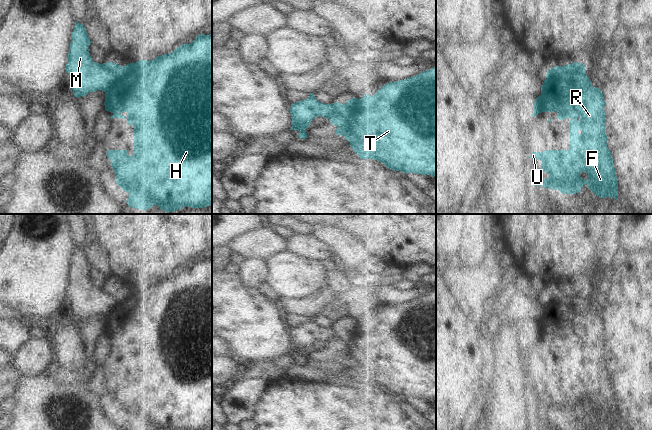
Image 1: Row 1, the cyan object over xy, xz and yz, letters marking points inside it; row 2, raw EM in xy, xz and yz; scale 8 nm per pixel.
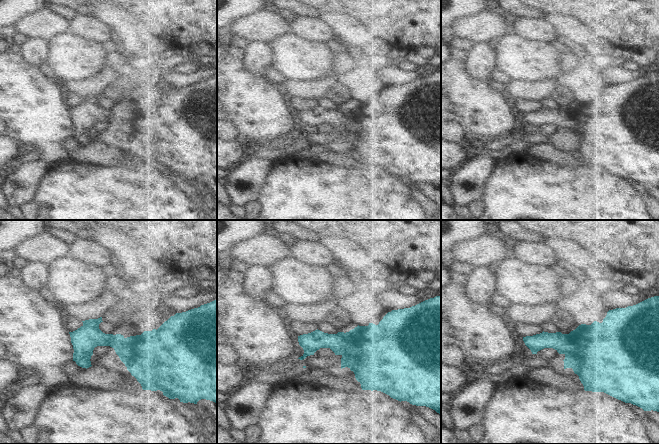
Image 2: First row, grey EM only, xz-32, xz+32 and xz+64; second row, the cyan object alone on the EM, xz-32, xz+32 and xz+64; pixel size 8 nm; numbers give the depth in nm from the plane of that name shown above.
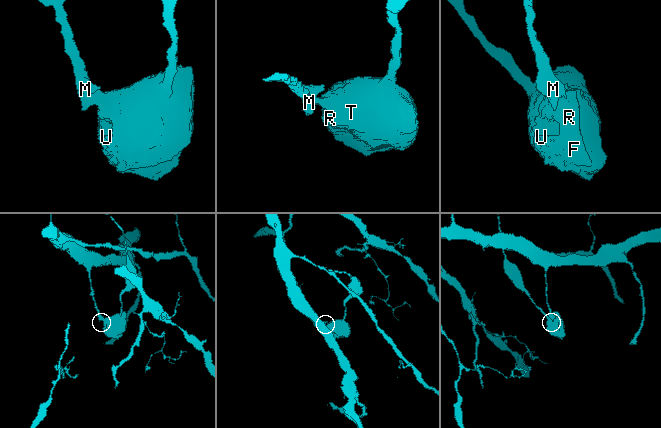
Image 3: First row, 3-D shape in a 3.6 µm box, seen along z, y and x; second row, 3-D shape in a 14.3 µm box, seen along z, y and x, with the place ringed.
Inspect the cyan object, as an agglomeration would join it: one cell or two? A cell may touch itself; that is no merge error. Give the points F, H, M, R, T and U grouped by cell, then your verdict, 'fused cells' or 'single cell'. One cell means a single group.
groups F H R T U / M; fused cells

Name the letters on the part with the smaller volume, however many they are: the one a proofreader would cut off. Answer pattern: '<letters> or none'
F, H, R, T, U

